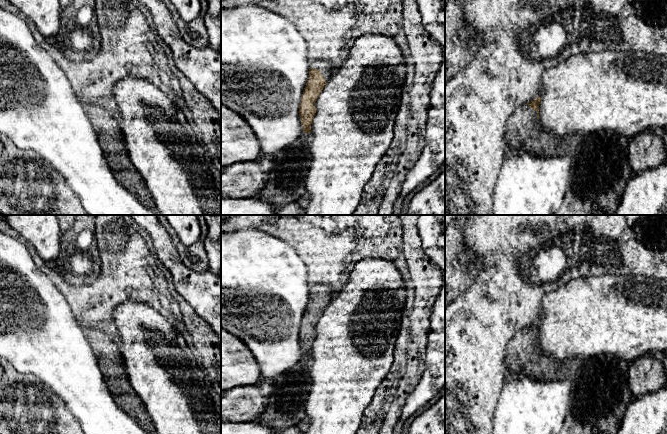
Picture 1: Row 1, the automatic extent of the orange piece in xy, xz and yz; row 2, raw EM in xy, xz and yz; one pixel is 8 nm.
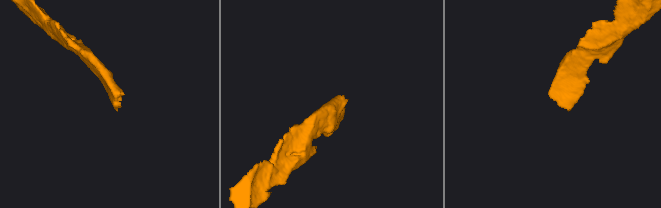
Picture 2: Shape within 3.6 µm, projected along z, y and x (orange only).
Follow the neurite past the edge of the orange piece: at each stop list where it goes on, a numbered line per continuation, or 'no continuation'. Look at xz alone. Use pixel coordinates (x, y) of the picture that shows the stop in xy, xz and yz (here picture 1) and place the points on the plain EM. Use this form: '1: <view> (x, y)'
1: xz (327, 293)

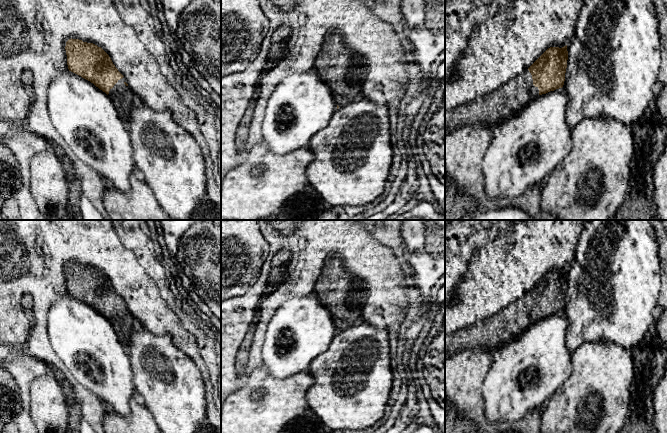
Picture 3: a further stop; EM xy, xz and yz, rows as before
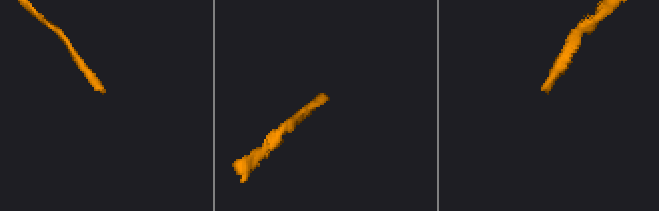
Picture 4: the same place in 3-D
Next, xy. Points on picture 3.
1: xy (124, 323)

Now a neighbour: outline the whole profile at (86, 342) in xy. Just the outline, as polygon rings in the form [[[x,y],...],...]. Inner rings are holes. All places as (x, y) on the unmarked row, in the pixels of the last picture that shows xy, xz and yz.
[[[67,294],[56,298],[49,308],[47,331],[51,346],[68,369],[69,376],[95,394],[108,410],[129,417],[130,403],[137,393],[127,349],[121,343],[111,322],[90,305]]]

